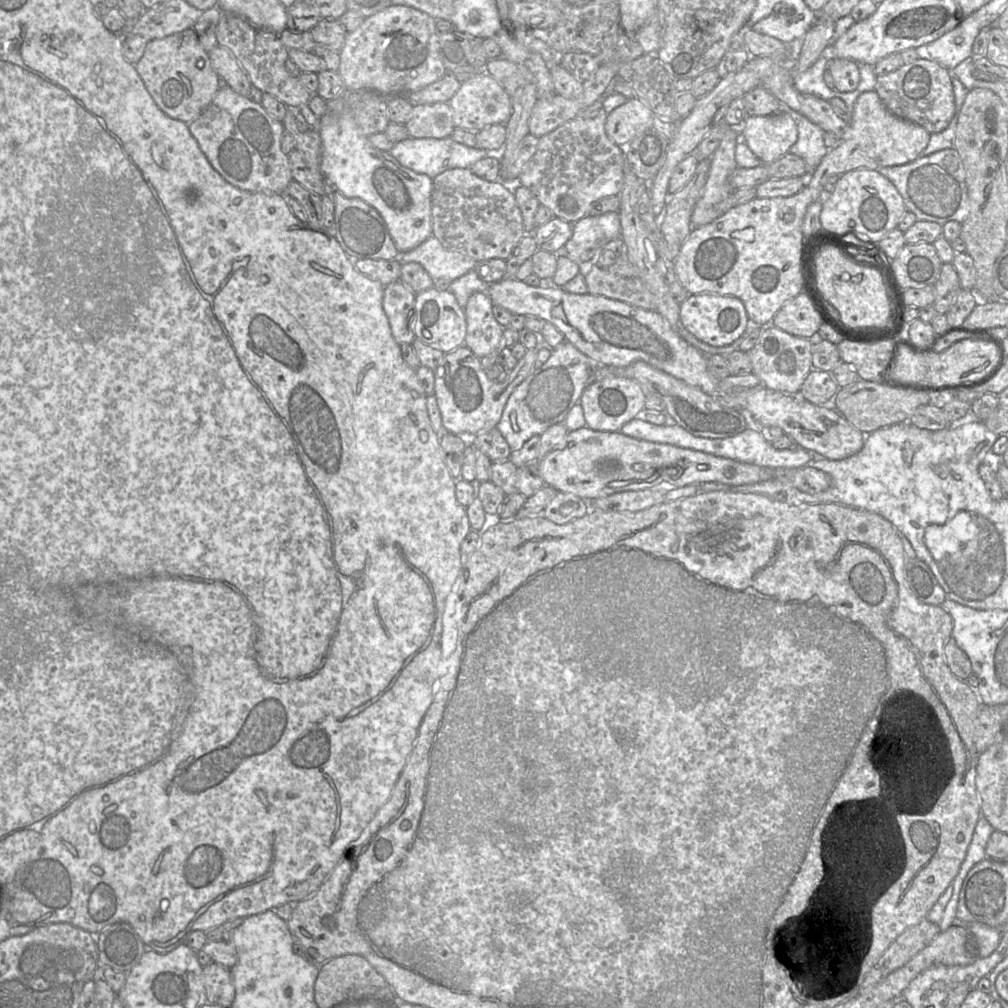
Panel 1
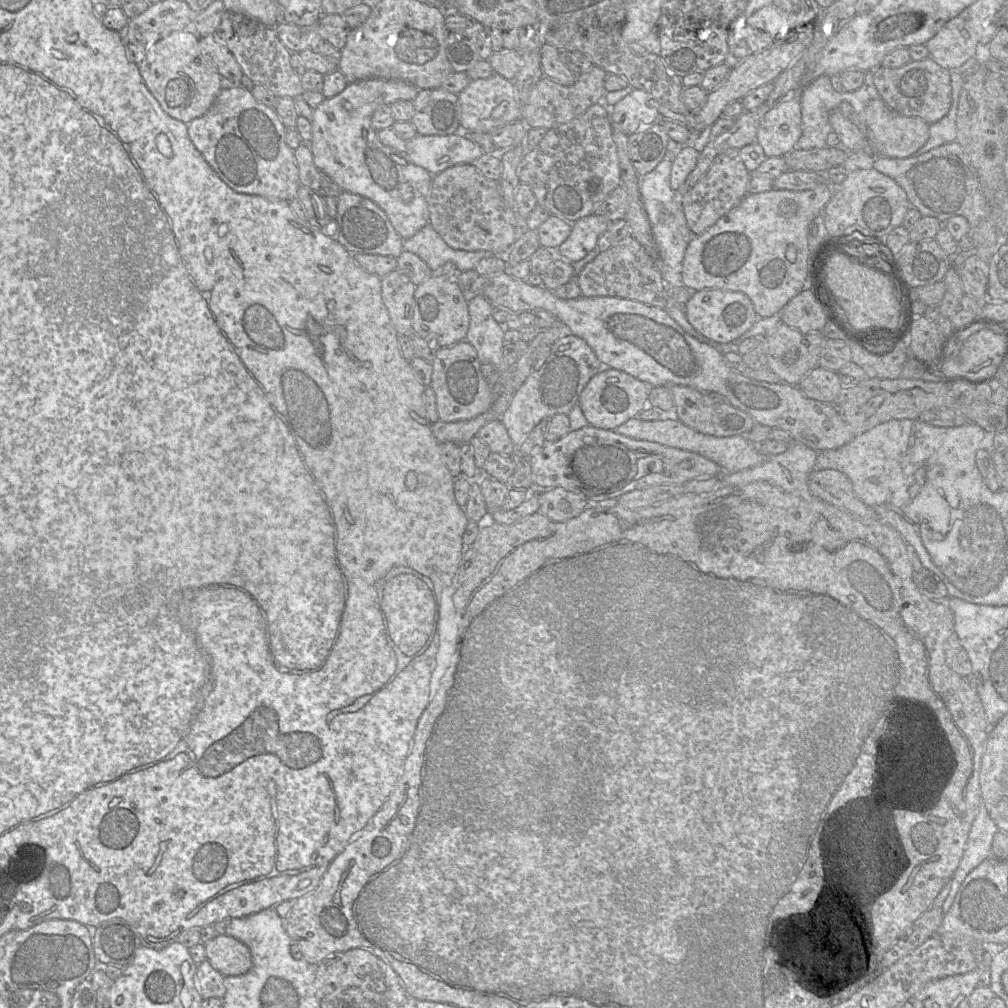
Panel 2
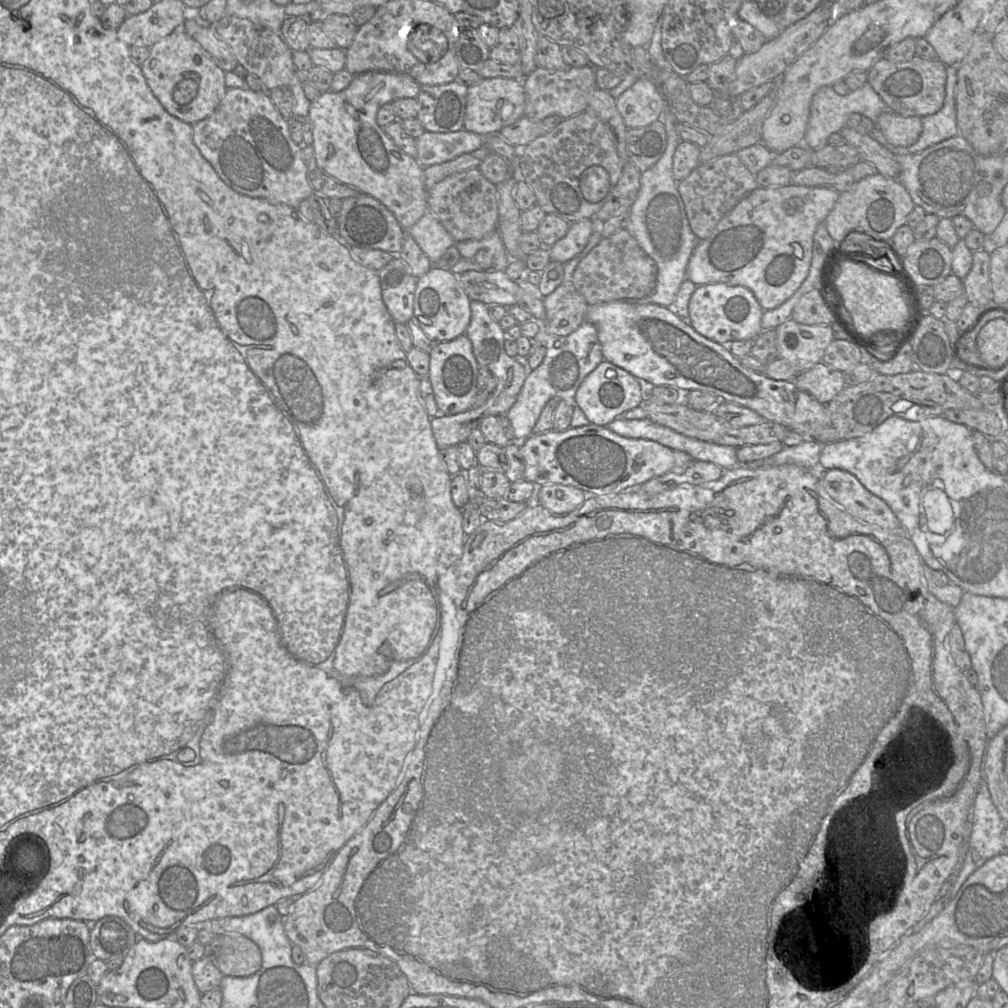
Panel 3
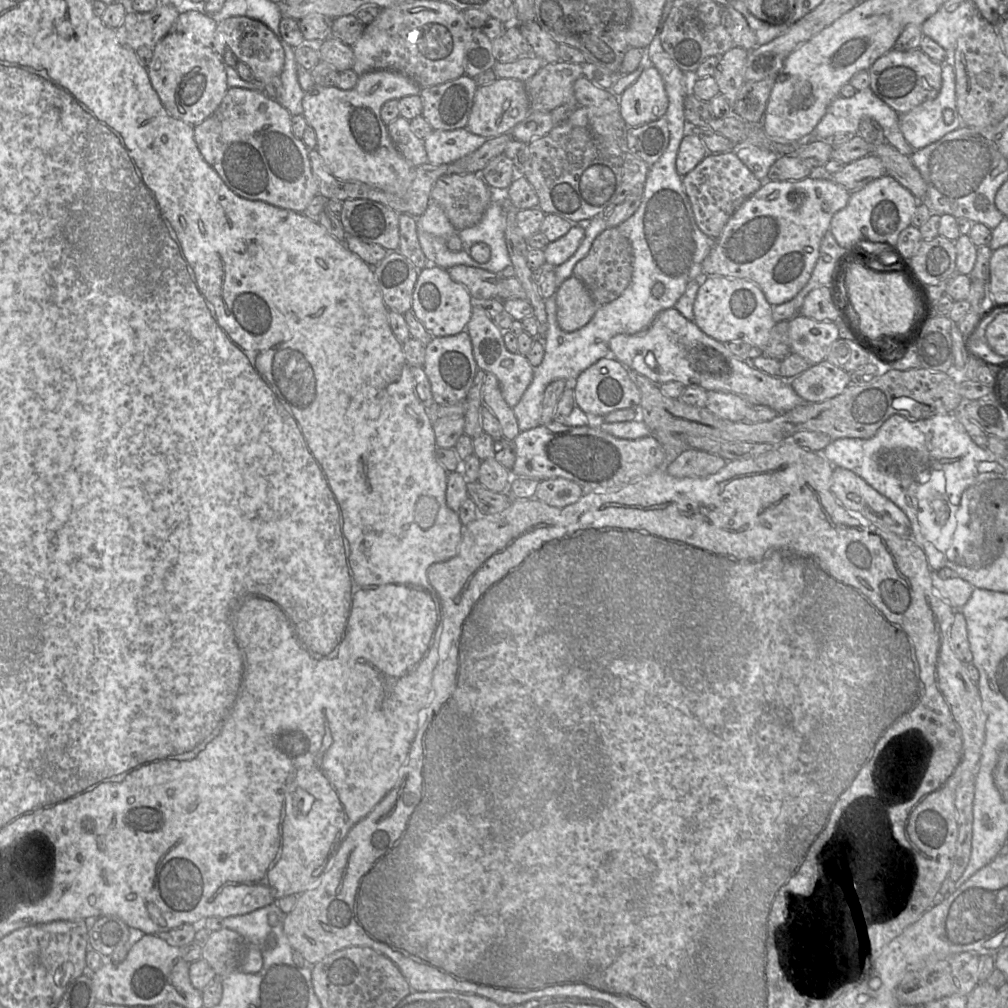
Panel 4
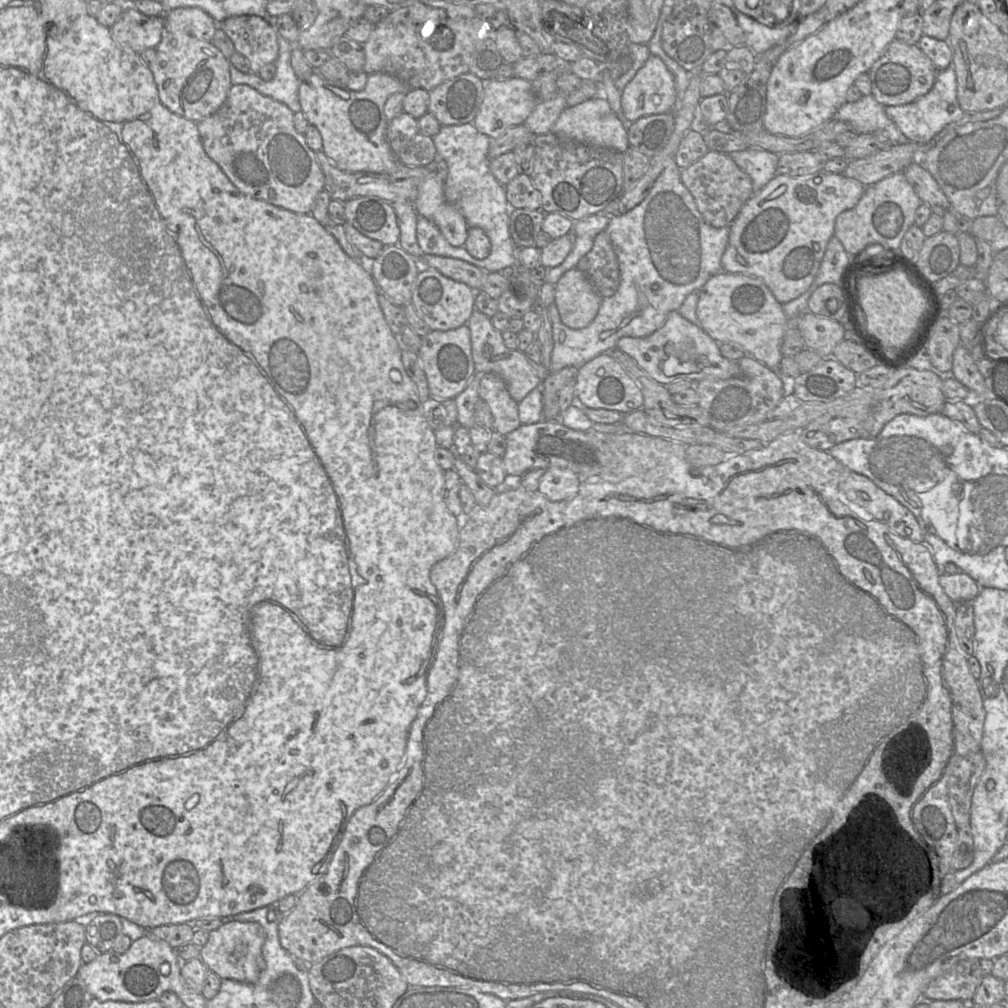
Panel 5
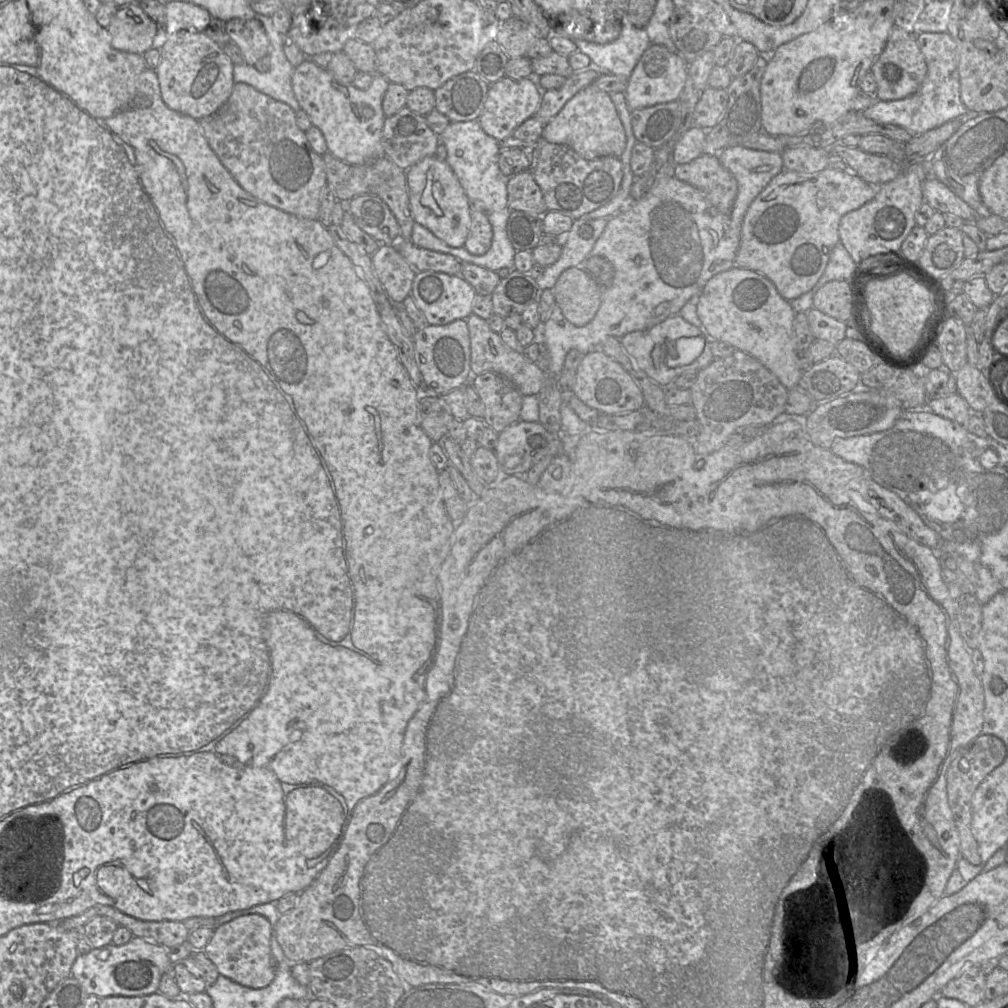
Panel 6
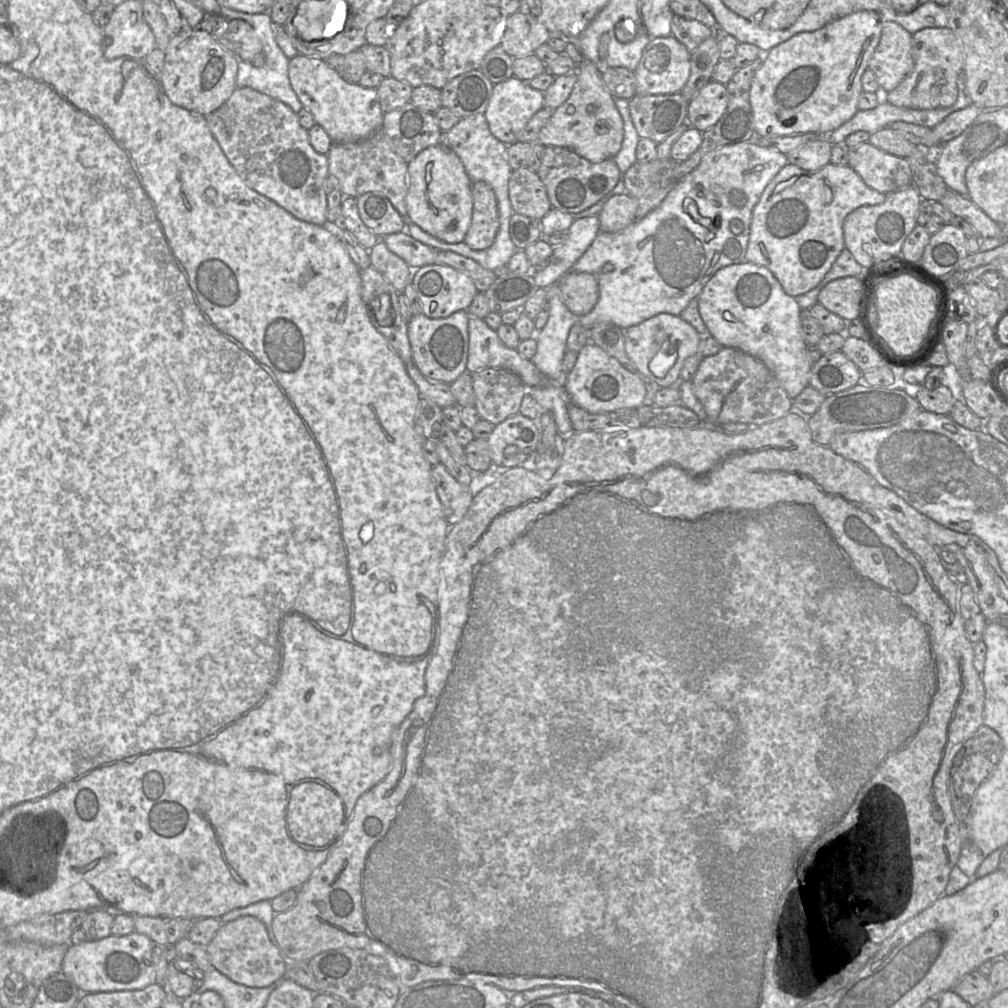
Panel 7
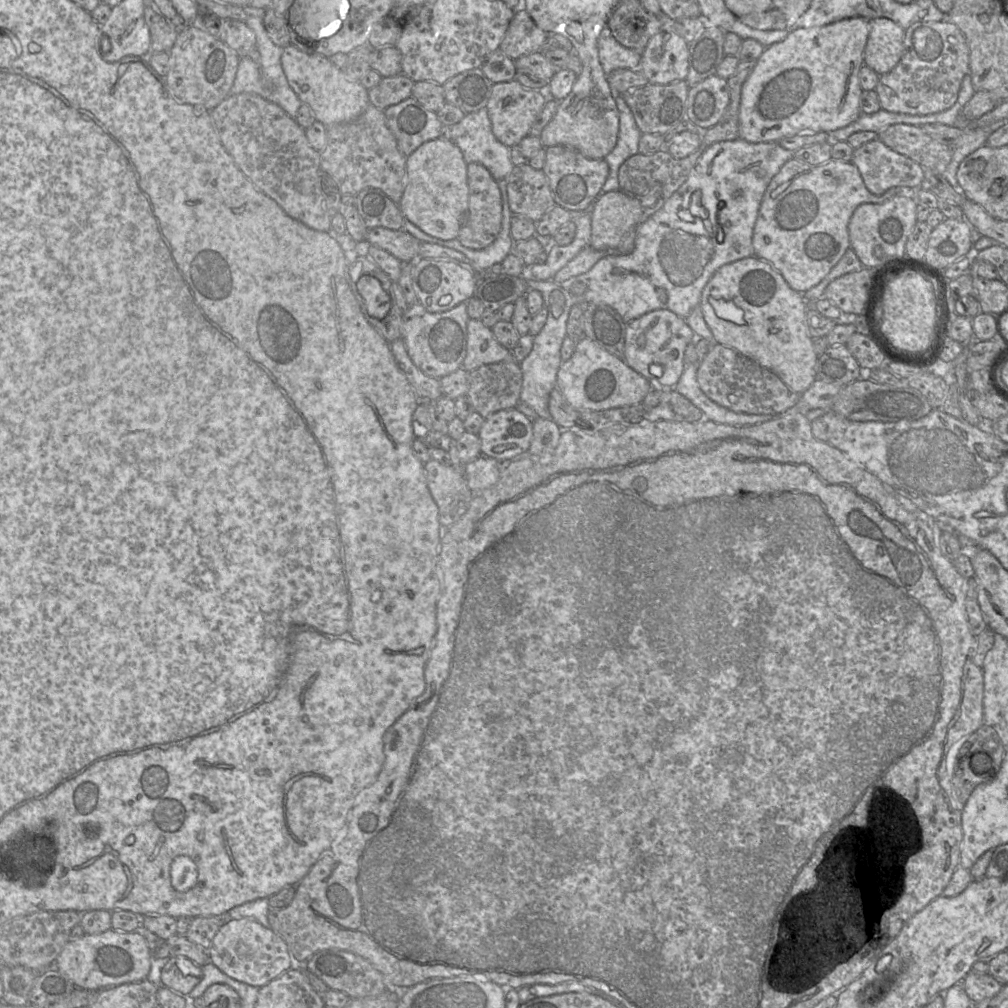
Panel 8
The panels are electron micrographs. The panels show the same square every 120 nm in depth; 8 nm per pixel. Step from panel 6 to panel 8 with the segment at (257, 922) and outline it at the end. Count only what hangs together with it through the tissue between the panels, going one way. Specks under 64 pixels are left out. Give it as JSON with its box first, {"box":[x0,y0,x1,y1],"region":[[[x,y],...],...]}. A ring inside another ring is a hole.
{"box":[208,919,295,988],"region":[[[254,919],[227,920],[208,948],[208,959],[229,977],[258,988],[295,966],[285,941]]]}

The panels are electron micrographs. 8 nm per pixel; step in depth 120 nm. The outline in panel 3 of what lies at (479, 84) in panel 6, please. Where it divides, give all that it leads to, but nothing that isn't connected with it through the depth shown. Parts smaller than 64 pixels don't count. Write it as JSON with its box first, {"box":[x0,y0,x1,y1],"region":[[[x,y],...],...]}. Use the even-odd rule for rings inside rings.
{"box":[416,81,467,133],"region":[[[457,81],[421,85],[416,97],[421,109],[416,118],[425,131],[448,133],[464,129],[467,90]]]}

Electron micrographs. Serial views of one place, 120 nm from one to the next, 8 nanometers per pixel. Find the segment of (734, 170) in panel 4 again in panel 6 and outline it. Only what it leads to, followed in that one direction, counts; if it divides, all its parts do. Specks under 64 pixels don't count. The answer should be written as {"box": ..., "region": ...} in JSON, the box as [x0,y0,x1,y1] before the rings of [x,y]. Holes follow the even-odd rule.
{"box":[674,154,737,214],"region":[[[701,154],[694,160],[674,166],[674,176],[699,189],[715,210],[722,214],[730,214],[737,196],[737,181],[735,177],[722,165],[718,155]]]}

